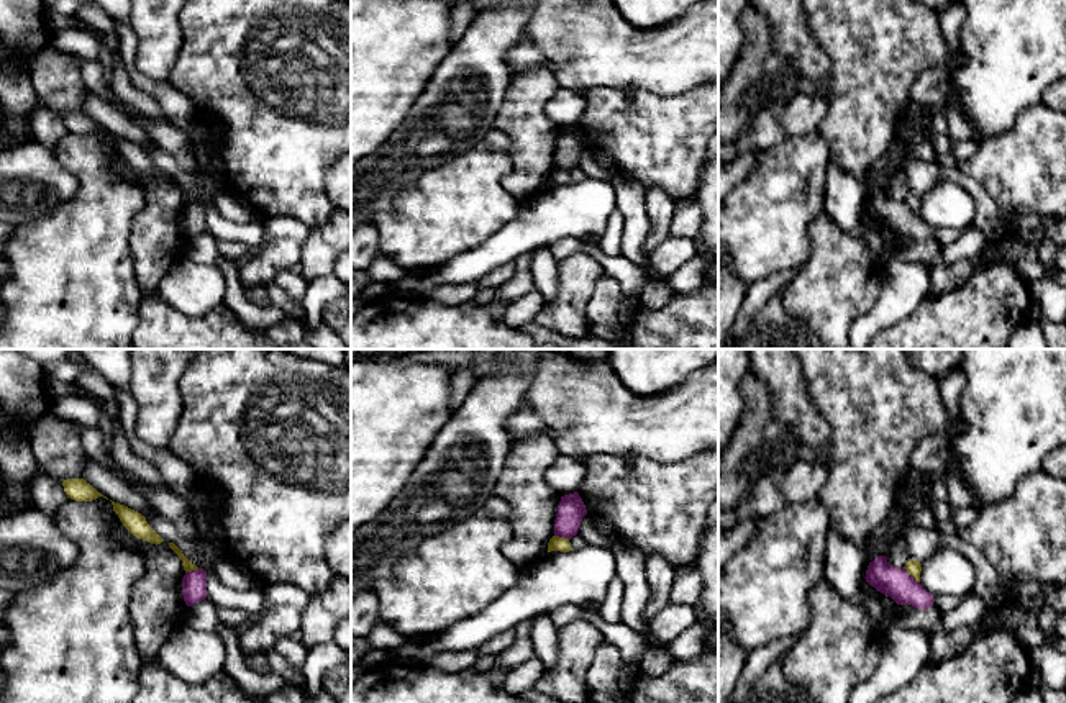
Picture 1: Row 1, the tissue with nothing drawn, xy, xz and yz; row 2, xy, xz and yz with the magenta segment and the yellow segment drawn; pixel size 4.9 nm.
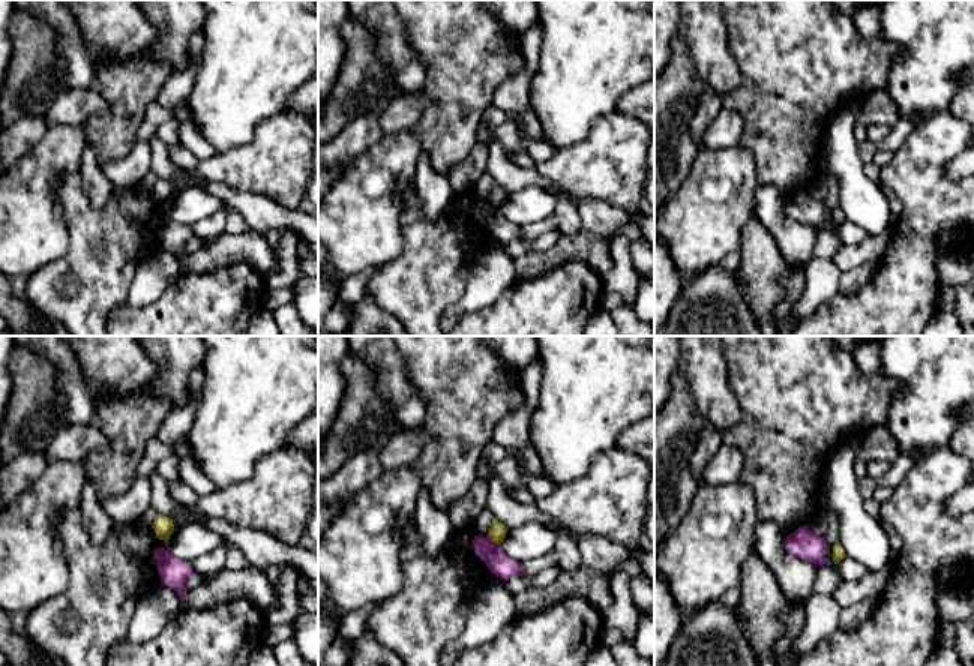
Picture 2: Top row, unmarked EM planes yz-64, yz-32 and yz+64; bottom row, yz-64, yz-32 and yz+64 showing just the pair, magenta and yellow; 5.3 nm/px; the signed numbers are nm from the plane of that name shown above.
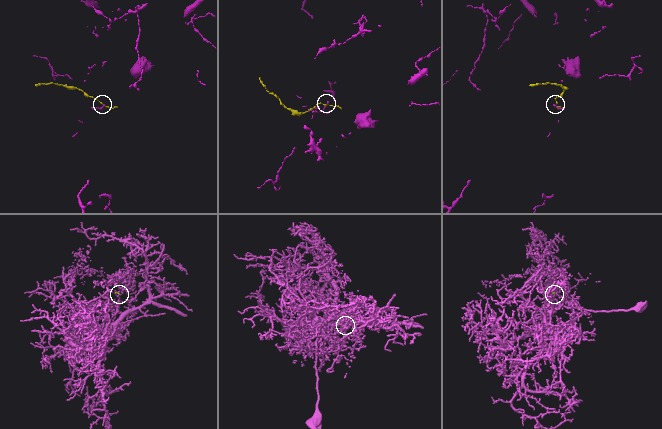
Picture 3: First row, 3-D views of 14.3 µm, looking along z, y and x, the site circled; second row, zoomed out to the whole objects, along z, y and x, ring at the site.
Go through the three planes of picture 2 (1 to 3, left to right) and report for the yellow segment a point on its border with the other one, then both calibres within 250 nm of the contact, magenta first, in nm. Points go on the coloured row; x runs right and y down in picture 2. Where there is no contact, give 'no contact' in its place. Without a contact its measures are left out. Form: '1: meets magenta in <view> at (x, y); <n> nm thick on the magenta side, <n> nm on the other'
1: no contact
2: meets magenta in yz-32 at (494, 543); 130 nm thick on the magenta side, 90 nm on the other
3: no contact

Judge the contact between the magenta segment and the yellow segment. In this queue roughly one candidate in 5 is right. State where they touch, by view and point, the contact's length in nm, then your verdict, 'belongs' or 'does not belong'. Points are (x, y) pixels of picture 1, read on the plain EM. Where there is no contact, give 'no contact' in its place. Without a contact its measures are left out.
meets magenta in yz at (911, 208); contact 120 nm long; does not belong

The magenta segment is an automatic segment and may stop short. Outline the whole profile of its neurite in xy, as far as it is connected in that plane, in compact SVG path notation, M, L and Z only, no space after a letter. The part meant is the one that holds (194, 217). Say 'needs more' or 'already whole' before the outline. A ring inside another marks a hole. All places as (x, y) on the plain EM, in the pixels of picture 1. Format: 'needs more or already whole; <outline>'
already whole; M203 202L185 205L182 228L187 239L207 231L207 205Z

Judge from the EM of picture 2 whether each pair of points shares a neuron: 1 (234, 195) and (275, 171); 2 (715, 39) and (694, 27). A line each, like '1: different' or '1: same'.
1: different
2: same

